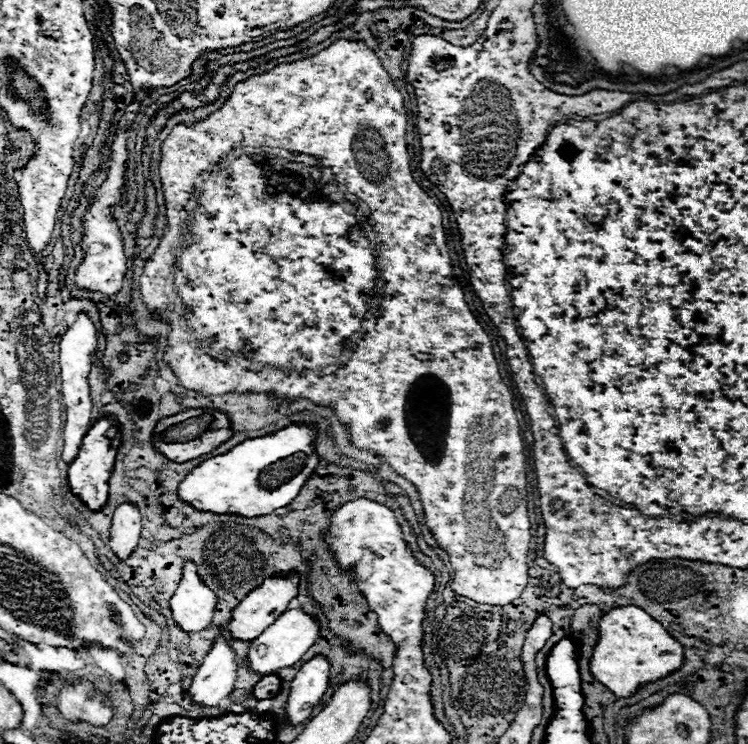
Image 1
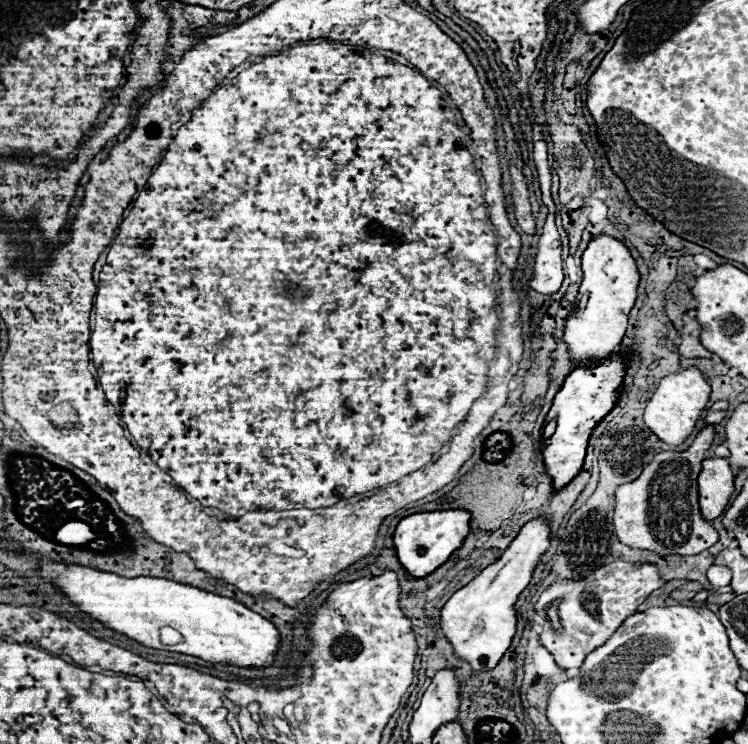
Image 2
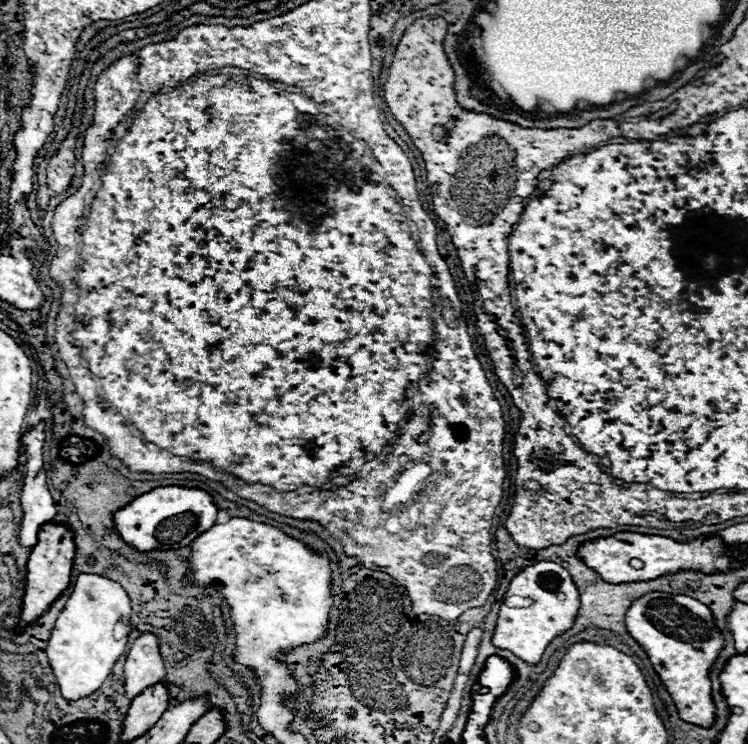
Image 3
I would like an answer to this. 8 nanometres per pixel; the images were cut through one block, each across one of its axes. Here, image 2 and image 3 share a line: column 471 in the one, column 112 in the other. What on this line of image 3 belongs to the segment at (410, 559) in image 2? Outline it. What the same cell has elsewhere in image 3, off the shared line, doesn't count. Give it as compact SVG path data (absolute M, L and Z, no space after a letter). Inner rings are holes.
M164 486L164 488L154 488L138 496L128 506L120 508L112 516L112 520L114 520L114 530L118 532L118 536L138 552L178 550L188 546L196 538L196 534L214 526L216 512L218 508L214 506L212 498L204 490Z

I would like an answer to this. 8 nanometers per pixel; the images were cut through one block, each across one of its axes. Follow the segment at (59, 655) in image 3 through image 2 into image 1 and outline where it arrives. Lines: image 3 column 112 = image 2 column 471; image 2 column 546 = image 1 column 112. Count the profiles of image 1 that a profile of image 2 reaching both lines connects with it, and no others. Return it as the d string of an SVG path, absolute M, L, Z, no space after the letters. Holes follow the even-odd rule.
M124 502L116 508L110 528L110 548L118 554L120 560L126 560L130 552L138 546L142 532L142 514L138 506Z

